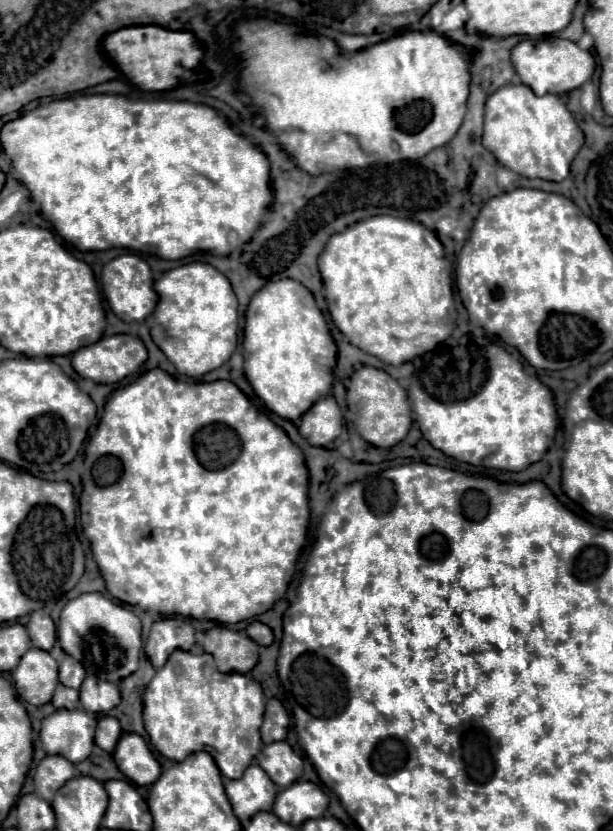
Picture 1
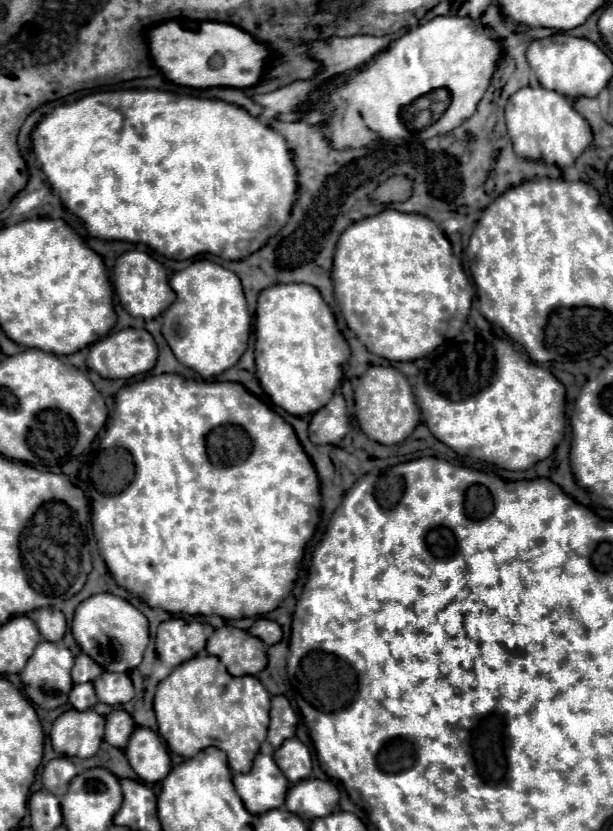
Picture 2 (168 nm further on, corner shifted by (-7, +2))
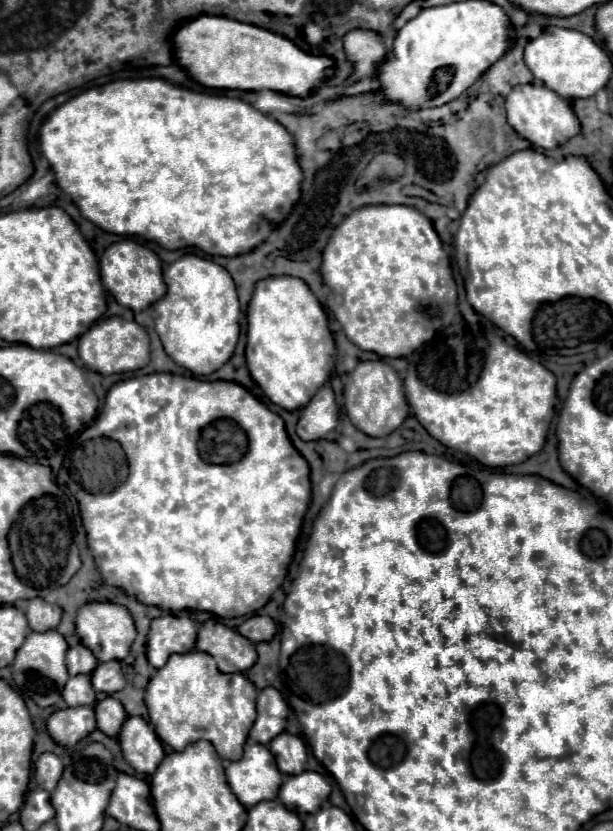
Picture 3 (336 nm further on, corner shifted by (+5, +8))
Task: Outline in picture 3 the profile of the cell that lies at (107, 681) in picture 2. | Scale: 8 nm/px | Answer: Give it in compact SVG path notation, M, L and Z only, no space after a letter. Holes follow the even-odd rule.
M114 660L114 662L102 662L102 664L98 664L96 670L92 672L92 686L98 692L106 692L106 694L122 690L126 686L126 678L122 674L120 662Z

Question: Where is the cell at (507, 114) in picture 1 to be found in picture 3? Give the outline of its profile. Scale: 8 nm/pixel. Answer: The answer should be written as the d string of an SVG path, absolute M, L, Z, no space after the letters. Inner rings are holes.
M540 82L516 86L506 98L506 112L508 112L510 126L522 138L530 140L532 146L540 146L544 150L556 148L558 144L568 142L572 136L576 136L580 132L580 122L578 122L574 110L570 108L570 104Z

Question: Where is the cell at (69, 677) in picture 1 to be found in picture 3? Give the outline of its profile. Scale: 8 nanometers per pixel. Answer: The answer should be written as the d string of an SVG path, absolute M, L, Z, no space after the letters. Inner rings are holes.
M78 644L74 648L68 648L66 666L68 666L70 676L90 674L98 666L98 660L96 660L96 656L84 644Z

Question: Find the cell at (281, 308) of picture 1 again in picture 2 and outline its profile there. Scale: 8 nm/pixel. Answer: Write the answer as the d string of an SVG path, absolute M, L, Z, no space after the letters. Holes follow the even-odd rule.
M274 284L270 288L264 288L258 296L258 306L256 306L256 376L264 388L264 392L272 398L272 402L280 408L284 408L288 414L294 414L294 416L308 416L308 414L314 414L316 410L320 410L334 394L336 386L340 384L342 380L342 366L344 362L350 358L350 346L348 346L348 354L346 354L346 340L344 336L340 334L338 326L336 326L336 320L334 320L334 314L330 312L328 304L322 300L320 292L310 286L310 284Z

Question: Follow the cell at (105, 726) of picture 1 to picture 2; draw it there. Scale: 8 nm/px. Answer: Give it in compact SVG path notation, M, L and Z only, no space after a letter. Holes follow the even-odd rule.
M114 710L106 716L106 734L104 740L116 748L126 748L128 736L136 728L132 716L124 710Z

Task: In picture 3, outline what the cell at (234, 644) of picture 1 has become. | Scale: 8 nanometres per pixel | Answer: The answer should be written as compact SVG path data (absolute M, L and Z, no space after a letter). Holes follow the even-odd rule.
M214 620L202 624L196 650L210 654L222 672L244 672L256 662L254 642Z

